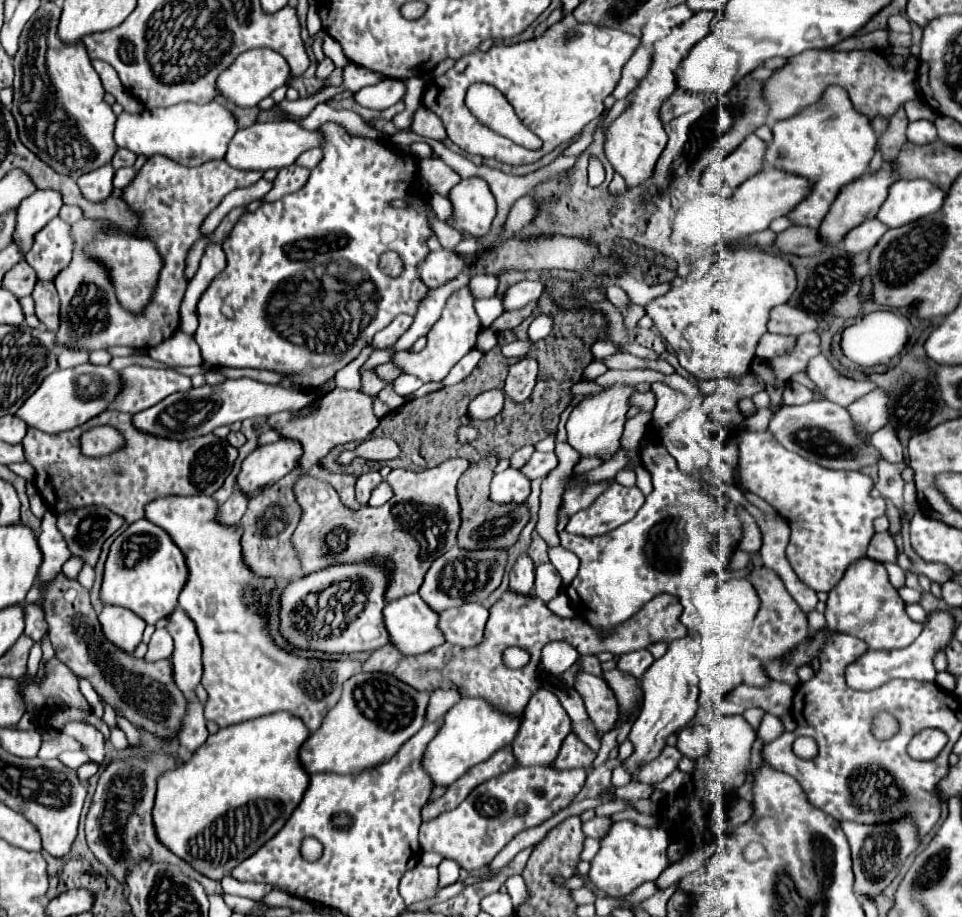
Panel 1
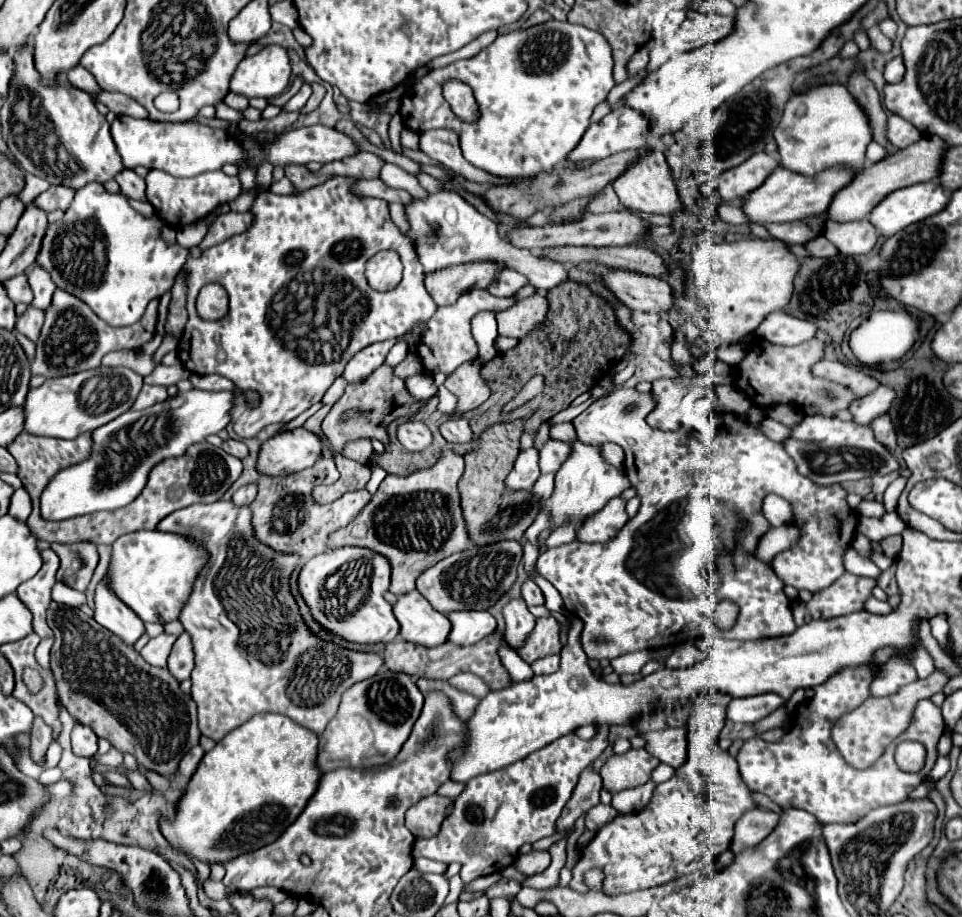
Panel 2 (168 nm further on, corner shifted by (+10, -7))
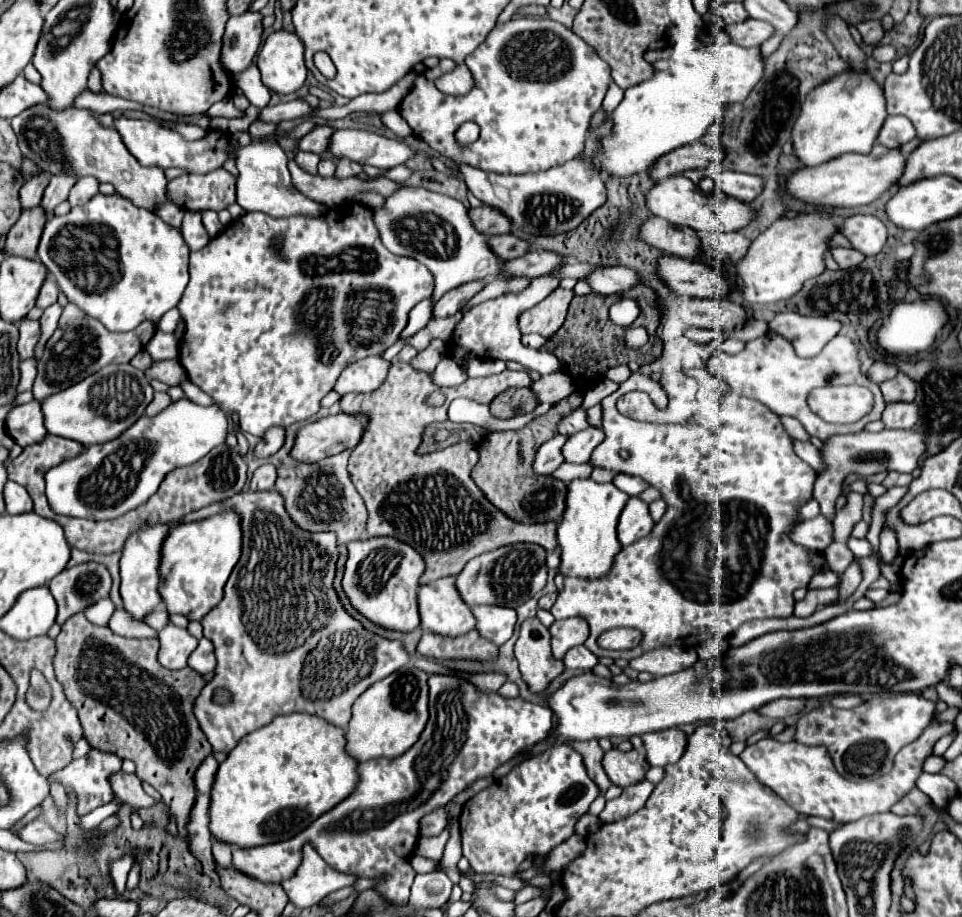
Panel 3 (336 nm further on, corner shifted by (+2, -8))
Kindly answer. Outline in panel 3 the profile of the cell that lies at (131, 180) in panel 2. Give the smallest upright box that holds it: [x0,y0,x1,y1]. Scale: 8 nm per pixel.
[155,204,183,228]

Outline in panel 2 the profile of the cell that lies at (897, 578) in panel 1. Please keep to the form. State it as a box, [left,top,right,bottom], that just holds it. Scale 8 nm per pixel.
[843,547,881,579]

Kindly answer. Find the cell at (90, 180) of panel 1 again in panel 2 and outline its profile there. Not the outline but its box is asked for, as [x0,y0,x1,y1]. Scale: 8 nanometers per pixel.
[35,183,189,325]

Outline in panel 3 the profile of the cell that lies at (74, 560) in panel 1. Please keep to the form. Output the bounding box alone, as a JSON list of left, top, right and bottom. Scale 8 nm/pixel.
[83,598,115,626]

